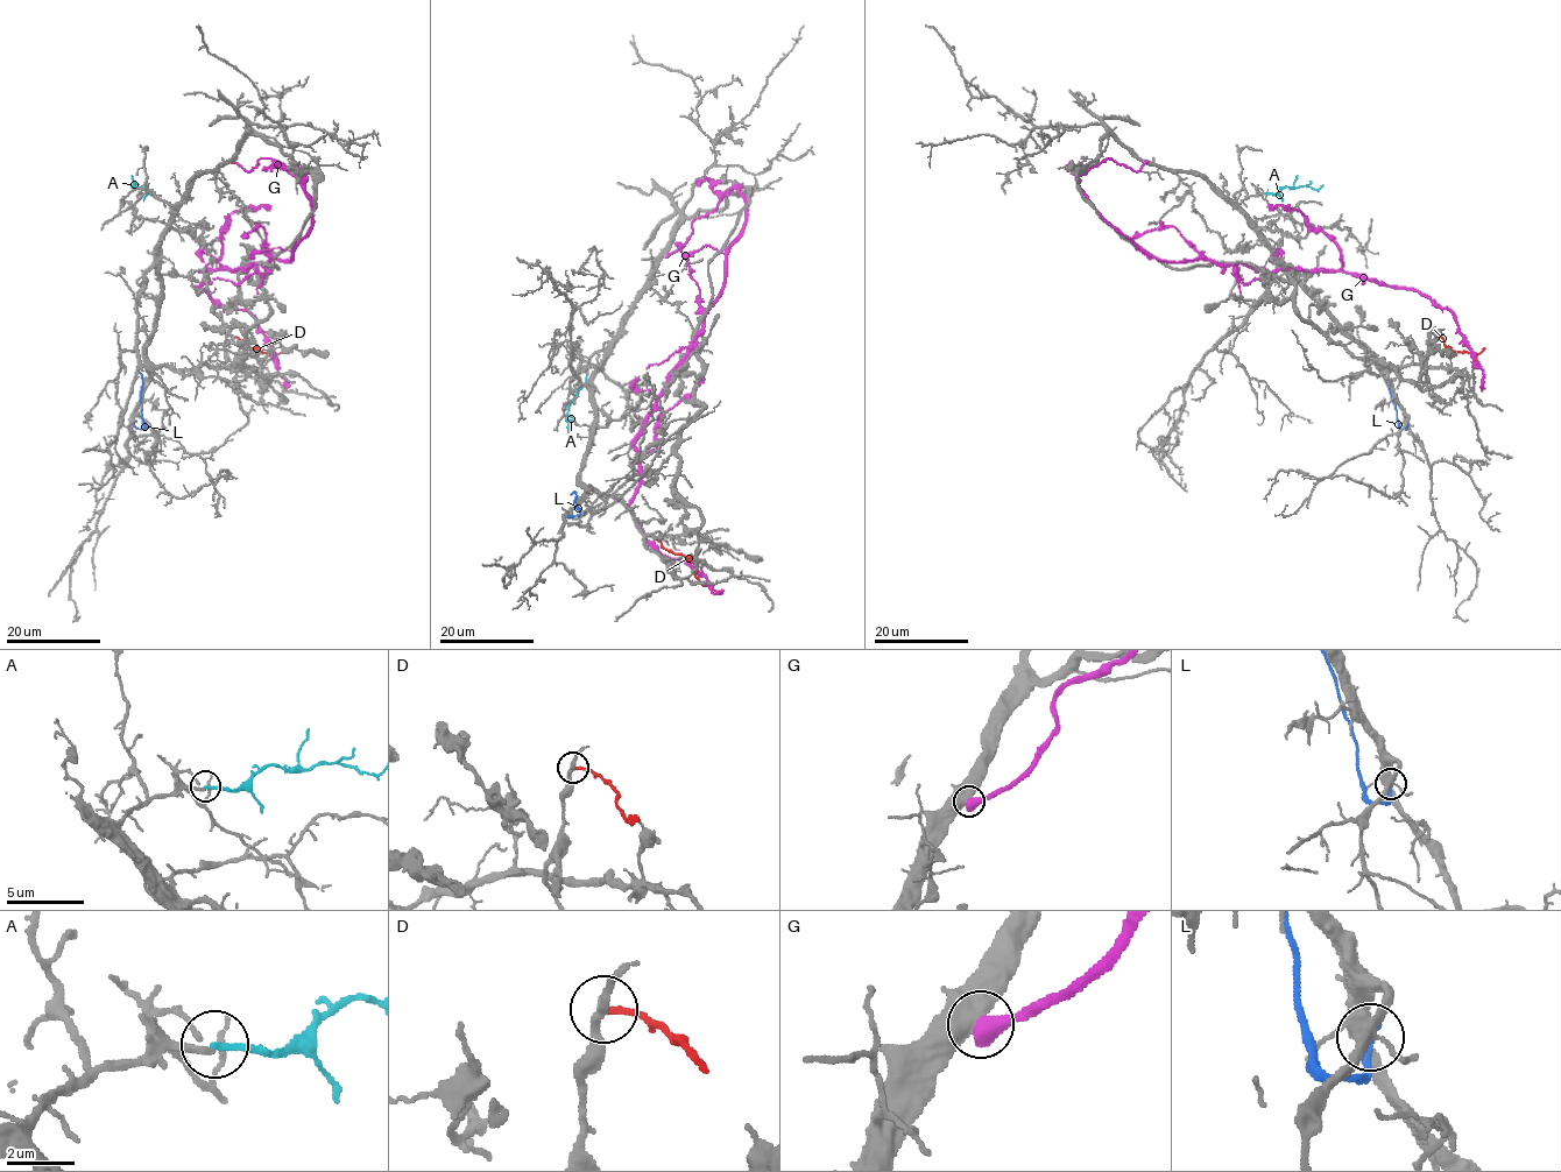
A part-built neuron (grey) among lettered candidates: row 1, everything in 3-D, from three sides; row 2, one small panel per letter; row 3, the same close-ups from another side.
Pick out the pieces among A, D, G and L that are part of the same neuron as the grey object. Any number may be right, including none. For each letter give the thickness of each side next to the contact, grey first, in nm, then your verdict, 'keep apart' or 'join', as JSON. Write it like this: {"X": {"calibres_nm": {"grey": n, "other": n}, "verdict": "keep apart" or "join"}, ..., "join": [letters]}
{"A": {"calibres_nm": {"grey": 170, "other": 190}, "verdict": "join"}, "D": {"calibres_nm": {"grey": 200, "other": 200}, "verdict": "keep apart"}, "G": {"calibres_nm": {"grey": 550, "other": 550}, "verdict": "keep apart"}, "L": {"calibres_nm": {"grey": 440, "other": 220}, "verdict": "keep apart"}, "join": ["A"]}

